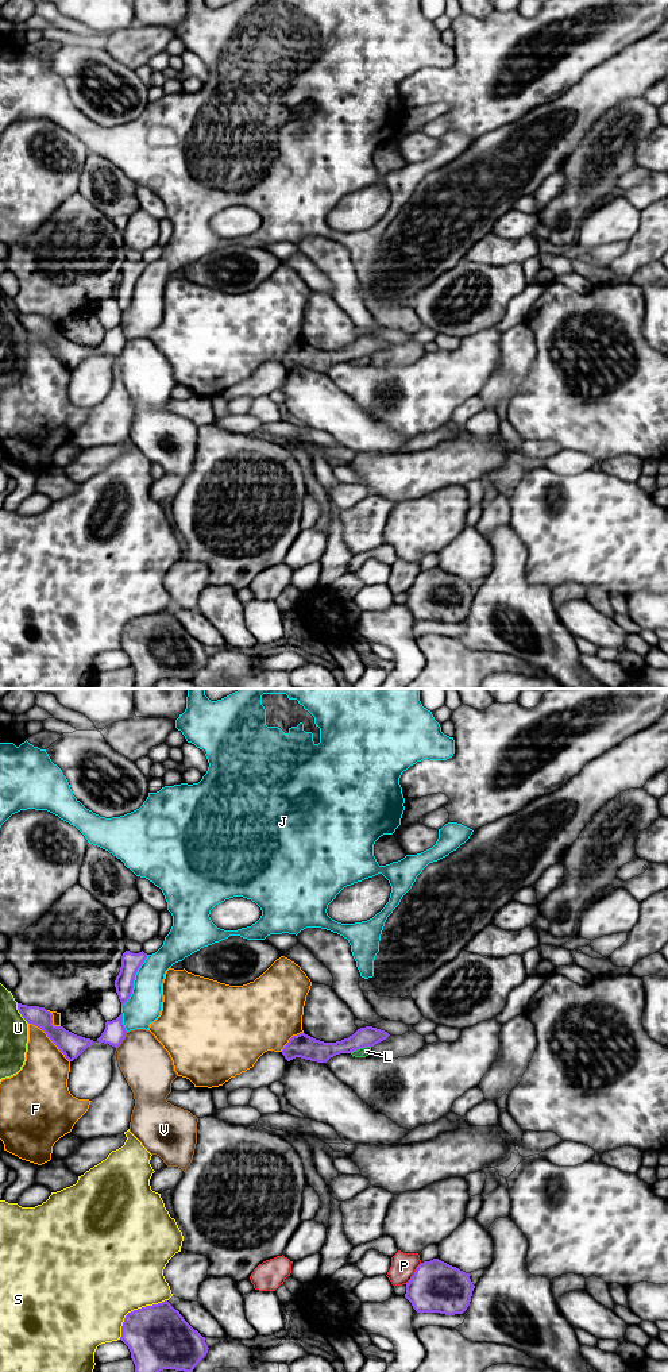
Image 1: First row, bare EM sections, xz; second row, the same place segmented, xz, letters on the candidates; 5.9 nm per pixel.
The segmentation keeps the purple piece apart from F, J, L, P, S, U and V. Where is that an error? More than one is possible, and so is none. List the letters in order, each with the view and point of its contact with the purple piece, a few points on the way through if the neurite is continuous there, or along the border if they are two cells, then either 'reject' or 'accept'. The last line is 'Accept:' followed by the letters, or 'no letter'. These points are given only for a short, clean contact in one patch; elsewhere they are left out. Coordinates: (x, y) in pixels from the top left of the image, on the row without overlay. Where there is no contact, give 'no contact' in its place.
F: xz (49, 346) | reject
J: xz (134, 288) | reject
L: xz (359, 357) | along xz (370, 354), (350, 361) | reject
P: xz (414, 582) | reject
S: xz (134, 619) | reject
U: xz (19, 320) | reject
V: xz (123, 347) | reject
Accept: no letter

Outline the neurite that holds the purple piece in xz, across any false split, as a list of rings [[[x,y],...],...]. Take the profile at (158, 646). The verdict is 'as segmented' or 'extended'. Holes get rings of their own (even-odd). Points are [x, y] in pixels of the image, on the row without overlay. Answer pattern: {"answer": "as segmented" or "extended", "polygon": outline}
{"answer": "as segmented", "polygon": [[[167,609],[128,621],[120,648],[131,660],[135,689],[152,689],[163,678],[193,681],[209,658]]]}

